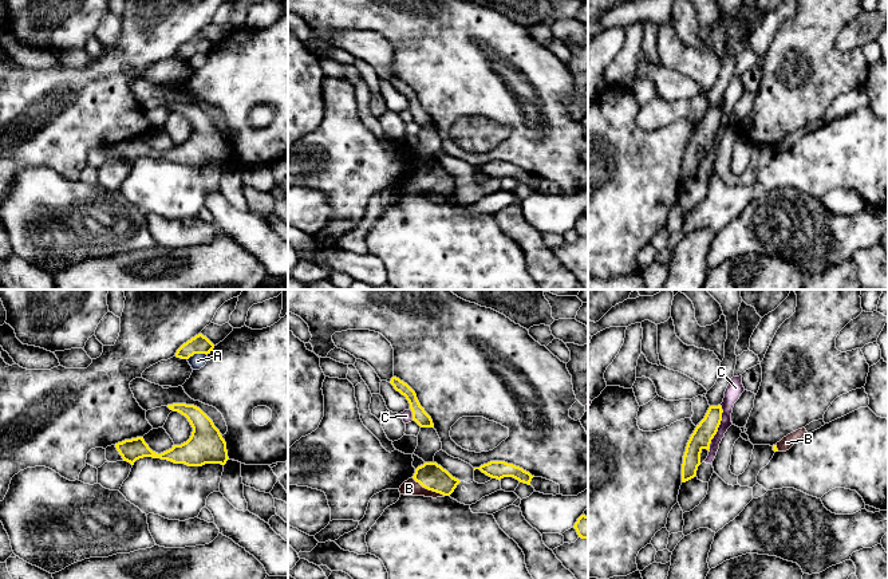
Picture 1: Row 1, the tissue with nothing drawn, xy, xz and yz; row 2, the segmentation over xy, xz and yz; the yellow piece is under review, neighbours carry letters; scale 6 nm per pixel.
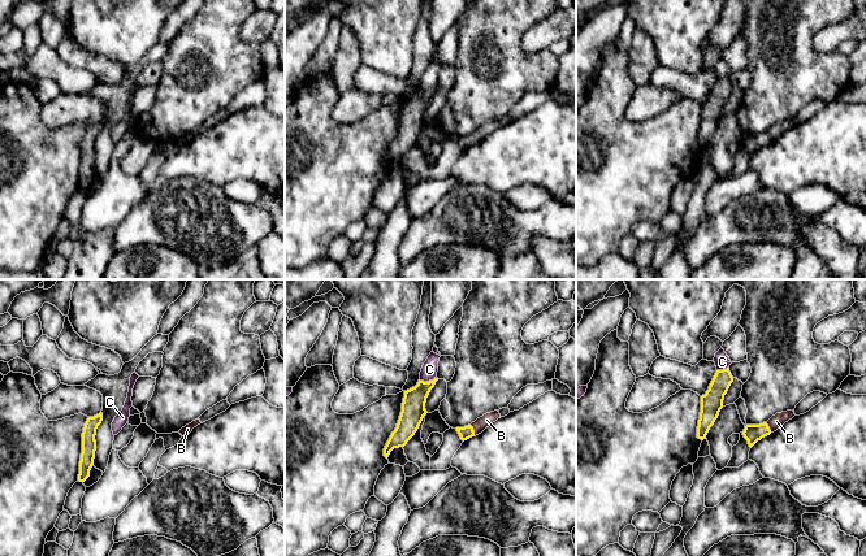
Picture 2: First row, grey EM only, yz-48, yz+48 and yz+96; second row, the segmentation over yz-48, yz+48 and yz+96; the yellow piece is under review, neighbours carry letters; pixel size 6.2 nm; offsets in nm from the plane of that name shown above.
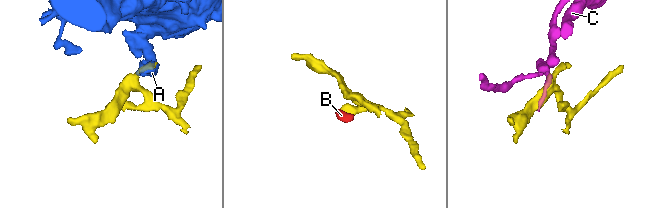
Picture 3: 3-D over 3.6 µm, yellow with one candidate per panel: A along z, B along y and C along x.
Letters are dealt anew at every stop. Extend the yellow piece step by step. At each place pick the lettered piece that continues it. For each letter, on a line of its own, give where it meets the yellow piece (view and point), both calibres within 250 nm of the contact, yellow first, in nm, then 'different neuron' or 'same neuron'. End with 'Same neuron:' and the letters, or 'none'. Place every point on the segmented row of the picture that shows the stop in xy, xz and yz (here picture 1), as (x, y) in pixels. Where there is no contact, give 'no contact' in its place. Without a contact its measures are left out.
A: meets yellow in xy at (197, 353); 110 nm thick on the yellow side, 90 nm on the other; different neuron
B: meets yellow in xz at (427, 488); 160 nm thick on the yellow side, 100 nm on the other; same neuron
C: meets yellow in yz at (717, 429); 120 nm thick on the yellow side, 90 nm on the other; different neuron
Same neuron: B

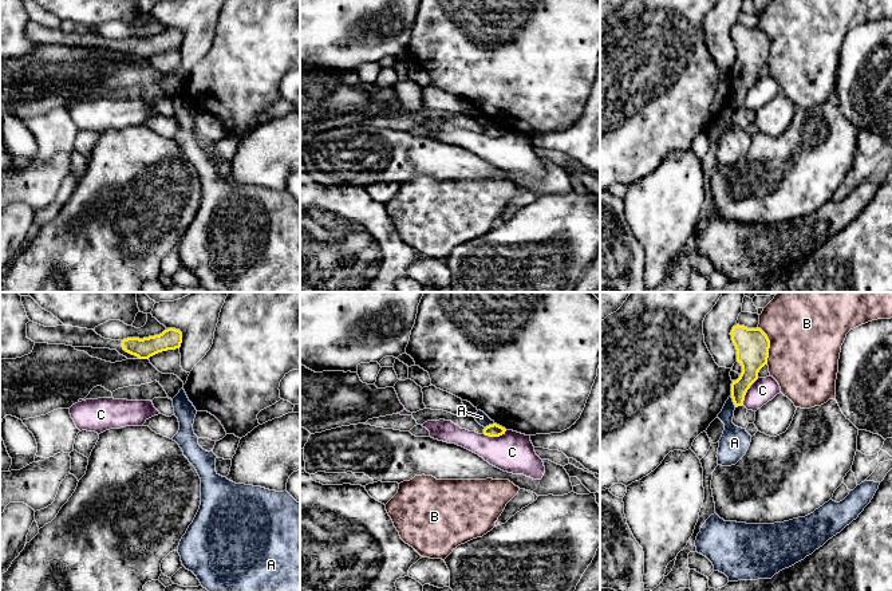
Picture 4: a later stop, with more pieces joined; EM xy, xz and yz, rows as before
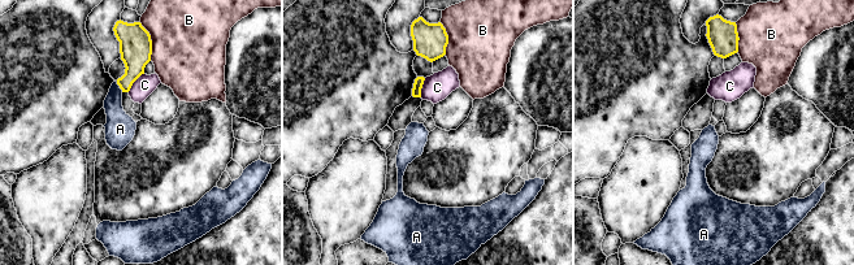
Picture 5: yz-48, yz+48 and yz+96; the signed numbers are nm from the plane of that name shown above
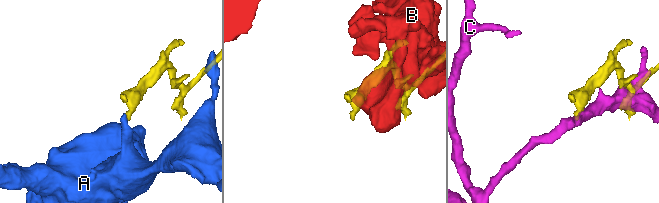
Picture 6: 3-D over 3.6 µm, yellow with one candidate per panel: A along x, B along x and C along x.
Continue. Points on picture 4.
A: meets yellow in yz at (733, 401); 120 nm thick on the yellow side, 180 nm on the other; different neuron
B: meets yellow in yz at (769, 345); 200 nm thick on the yellow side, 480 nm on the other; different neuron
C: meets yellow in yz at (746, 391); 190 nm thick on the yellow side, 150 nm on the other; different neuron
Same neuron: none

